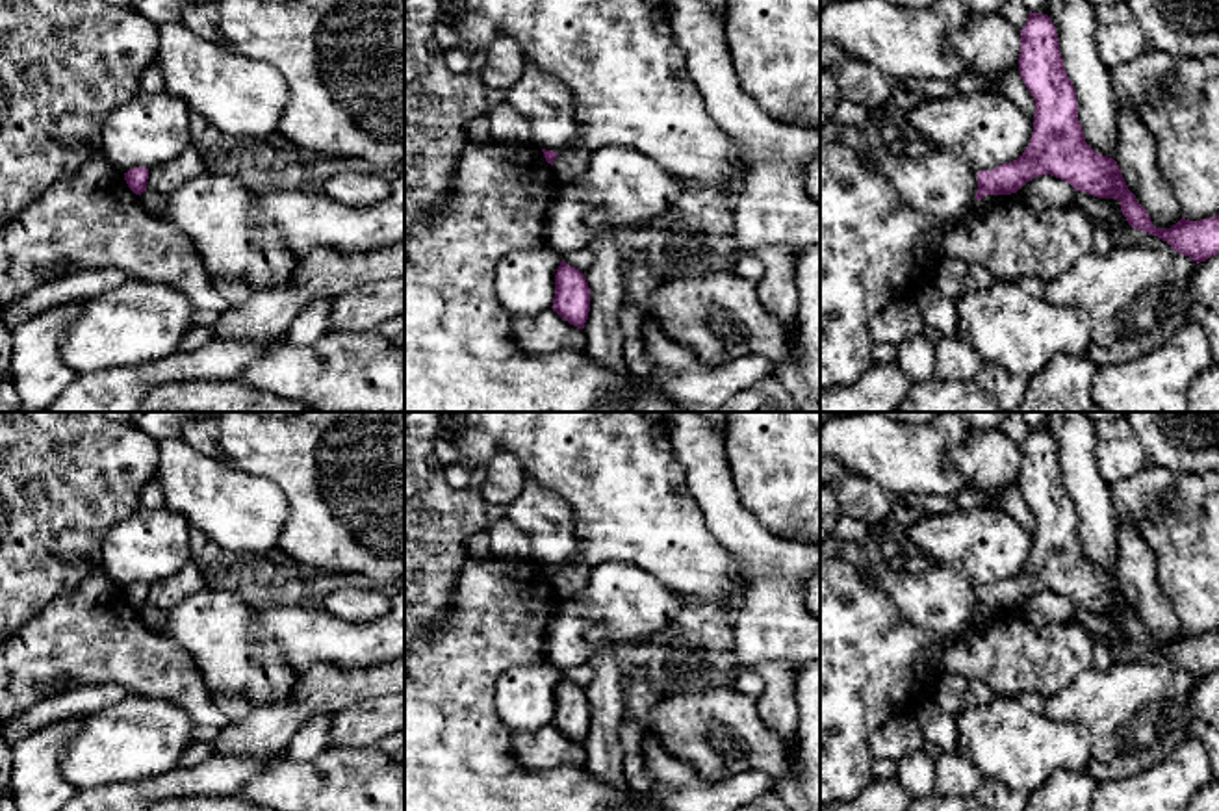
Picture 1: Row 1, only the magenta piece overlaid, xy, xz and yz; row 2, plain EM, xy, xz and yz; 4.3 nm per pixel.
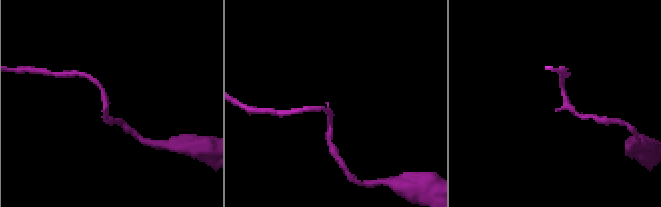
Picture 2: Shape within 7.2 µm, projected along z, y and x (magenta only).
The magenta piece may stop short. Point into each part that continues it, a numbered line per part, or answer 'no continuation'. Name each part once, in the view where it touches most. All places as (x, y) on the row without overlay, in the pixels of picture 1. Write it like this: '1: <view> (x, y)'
no continuation

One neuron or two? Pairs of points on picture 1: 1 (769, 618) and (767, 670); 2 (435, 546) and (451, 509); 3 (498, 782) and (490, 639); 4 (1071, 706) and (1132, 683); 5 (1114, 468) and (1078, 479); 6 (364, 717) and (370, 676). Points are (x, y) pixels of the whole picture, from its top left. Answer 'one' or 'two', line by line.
1: two
2: one
3: one
4: one
5: two
6: two

